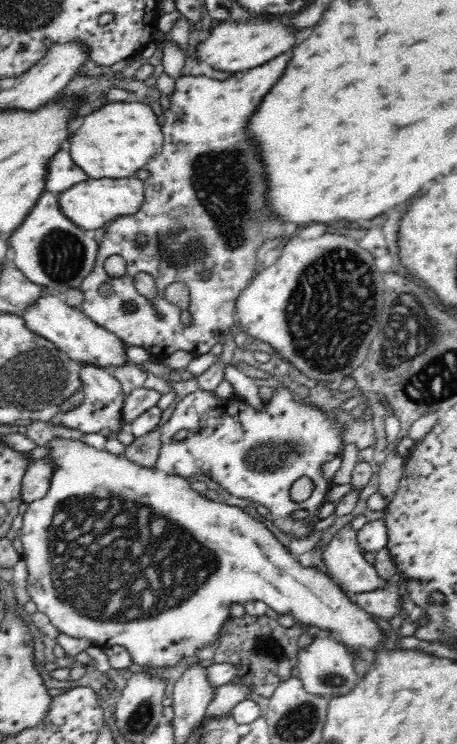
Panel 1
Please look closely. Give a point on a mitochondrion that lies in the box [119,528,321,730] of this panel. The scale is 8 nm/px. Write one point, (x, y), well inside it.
(265, 654)

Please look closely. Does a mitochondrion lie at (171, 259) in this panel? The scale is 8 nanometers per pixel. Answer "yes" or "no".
no

